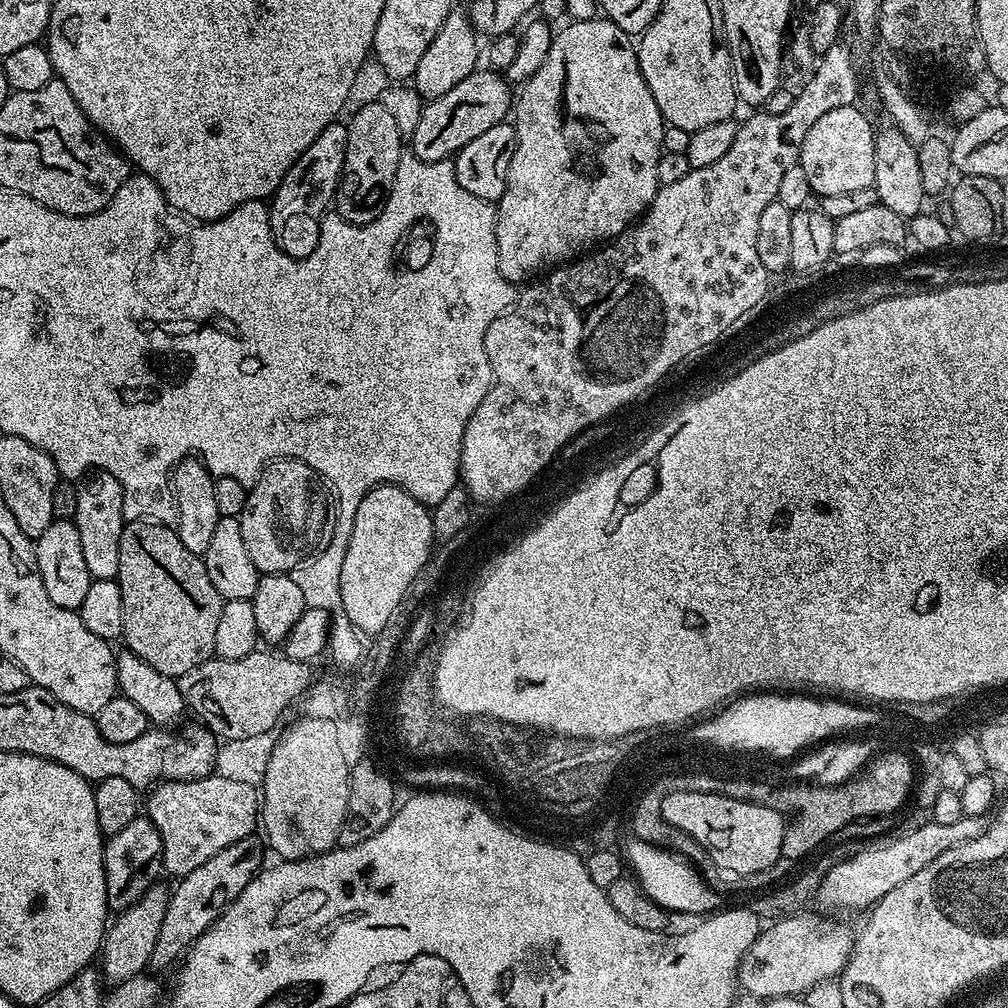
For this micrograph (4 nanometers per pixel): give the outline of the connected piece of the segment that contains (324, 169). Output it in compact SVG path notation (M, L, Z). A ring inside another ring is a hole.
M333 122L326 126L326 130L322 130L322 134L314 138L314 142L310 142L298 162L294 162L286 178L282 178L270 197L268 221L272 227L272 237L276 245L295 260L305 260L318 246L320 221L333 203L336 186L344 170L347 137L347 123Z

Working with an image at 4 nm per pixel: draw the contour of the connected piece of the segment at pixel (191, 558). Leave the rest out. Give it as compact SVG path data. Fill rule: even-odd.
M130 520L122 530L122 542L118 550L118 574L116 580L122 590L124 611L124 635L127 651L142 662L154 666L162 674L173 678L185 676L194 666L213 659L216 647L214 634L218 631L218 618L222 618L224 599L214 590L210 574L206 574L203 559L186 550L175 527L155 520Z

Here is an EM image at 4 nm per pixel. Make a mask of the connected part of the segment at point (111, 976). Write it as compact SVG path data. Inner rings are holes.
M153 886L150 890L146 890L146 894L142 894L142 898L134 902L134 906L119 913L109 923L102 945L102 960L104 956L102 976L107 983L109 980L109 985L120 985L147 969L168 906L169 889L160 887Z

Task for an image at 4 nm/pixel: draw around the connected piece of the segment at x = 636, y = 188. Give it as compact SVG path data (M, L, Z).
M607 18L574 20L565 25L561 32L559 29L553 35L550 54L546 54L546 62L542 62L542 66L538 66L538 70L529 80L523 81L521 88L524 89L518 92L514 100L516 145L510 158L510 170L506 174L504 192L496 204L498 270L502 274L502 278L506 278L513 286L523 285L605 242L615 240L620 233L632 227L647 212L648 207L652 205L652 200L656 197L656 191L662 187L658 178L658 166L664 147L666 123L650 92L650 87L646 84L646 79L642 76L642 70L639 69L637 45L634 43L633 37Z

